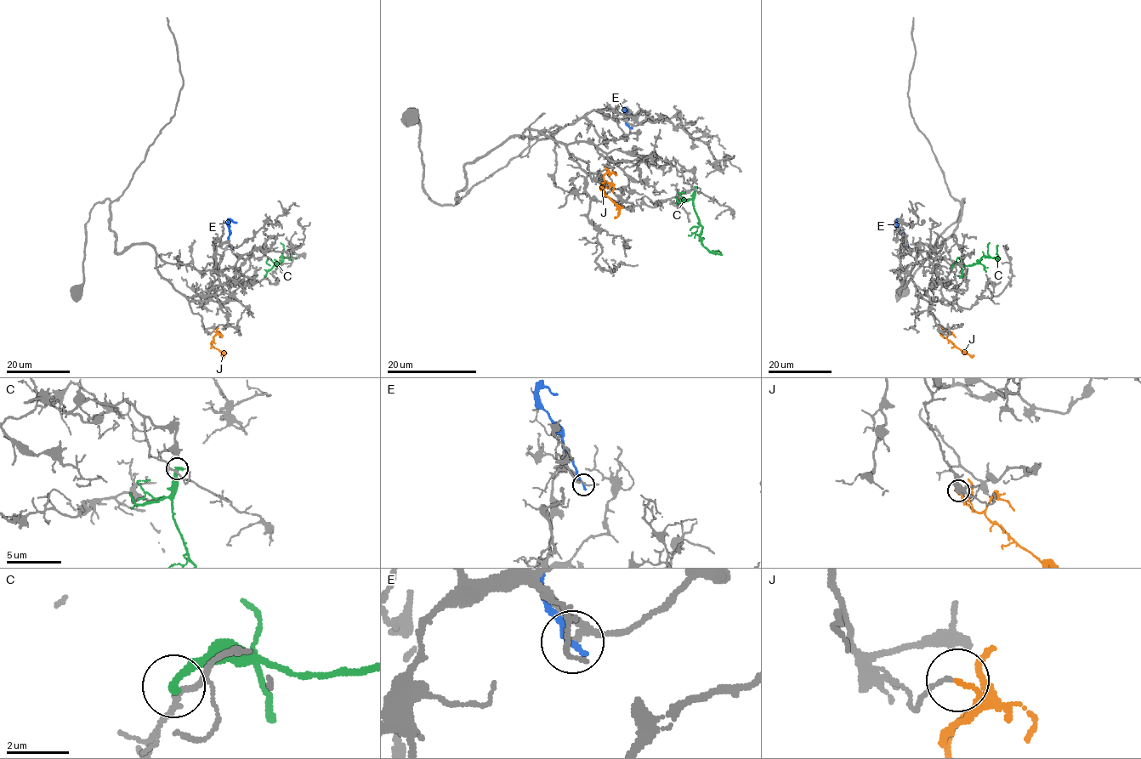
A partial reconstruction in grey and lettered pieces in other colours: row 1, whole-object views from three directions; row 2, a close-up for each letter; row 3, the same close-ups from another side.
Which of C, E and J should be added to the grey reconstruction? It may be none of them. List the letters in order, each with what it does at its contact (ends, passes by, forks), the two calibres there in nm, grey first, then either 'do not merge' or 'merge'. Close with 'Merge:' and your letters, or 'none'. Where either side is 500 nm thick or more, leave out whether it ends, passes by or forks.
C: it ends there; 150 nm thick on the grey side, 360 nm on the other; do not merge
E: it ends there; 120 nm thick on the grey side, 240 nm on the other; do not merge
J: it ends there; 100 nm thick on the grey side, 140 nm on the other; do not merge
Merge: none

